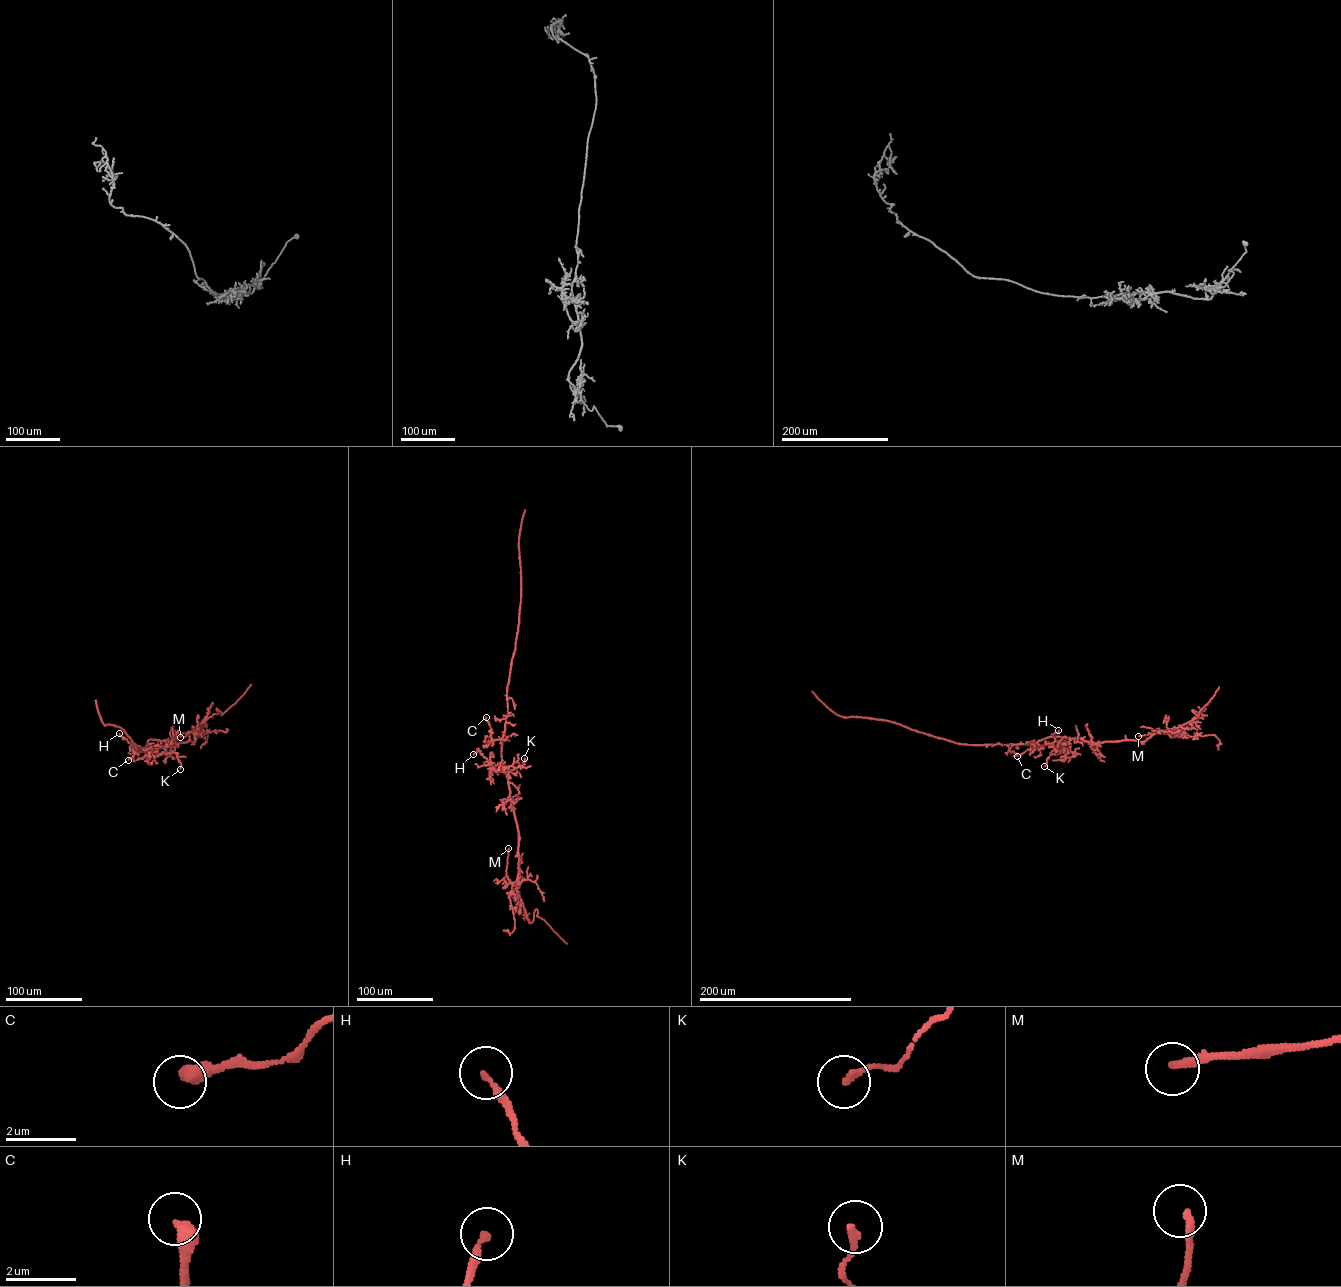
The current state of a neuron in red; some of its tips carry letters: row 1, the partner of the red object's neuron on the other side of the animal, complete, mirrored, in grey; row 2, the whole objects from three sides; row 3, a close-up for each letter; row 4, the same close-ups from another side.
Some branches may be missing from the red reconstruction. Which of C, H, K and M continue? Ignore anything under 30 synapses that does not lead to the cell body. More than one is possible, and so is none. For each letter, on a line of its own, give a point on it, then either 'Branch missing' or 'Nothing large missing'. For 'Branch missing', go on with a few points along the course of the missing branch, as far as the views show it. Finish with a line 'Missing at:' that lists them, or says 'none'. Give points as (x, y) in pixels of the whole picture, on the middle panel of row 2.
C: Place: (486, 717). Nothing large missing
H: Place: (473, 754). Nothing large missing
K: Place: (524, 758). Nothing large missing
M: Place: (508, 848). Nothing large missing
Missing at: none

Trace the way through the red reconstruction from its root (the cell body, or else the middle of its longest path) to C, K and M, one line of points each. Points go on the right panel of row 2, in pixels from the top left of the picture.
C: (1050, 737), (1038, 740), (1036, 747), (1017, 756)
K: (1050, 737), (1069, 740), (1061, 752), (1057, 749), (1052, 751), (1044, 766)
M: (1050, 737), (1093, 742), (1145, 741), (1159, 731), (1172, 732), (1138, 736)

